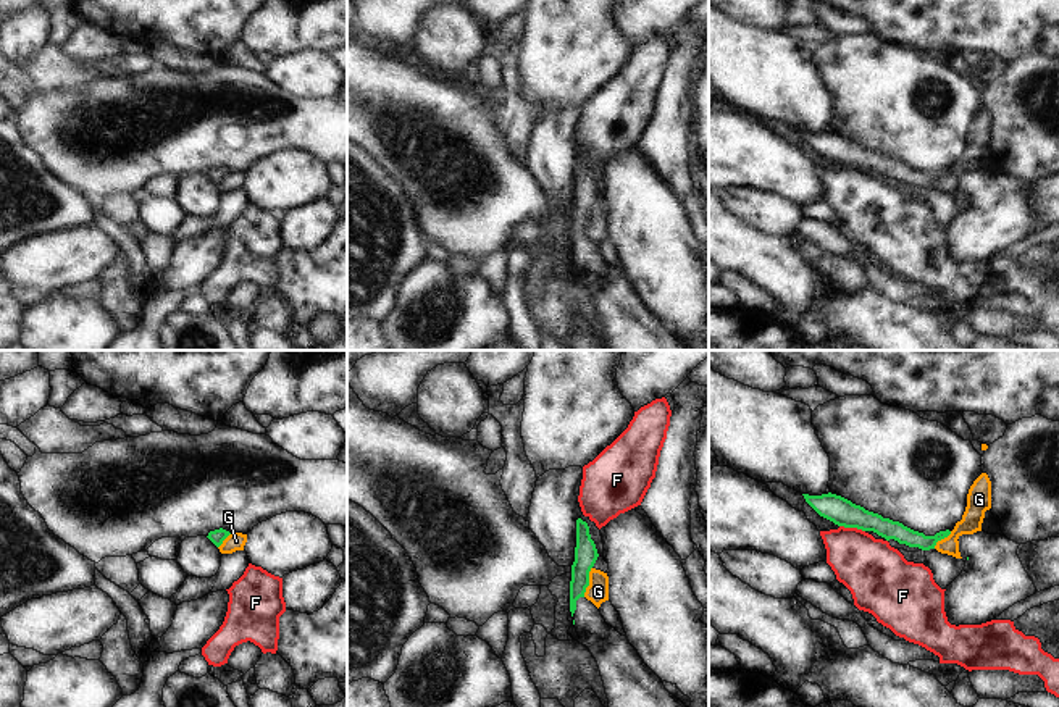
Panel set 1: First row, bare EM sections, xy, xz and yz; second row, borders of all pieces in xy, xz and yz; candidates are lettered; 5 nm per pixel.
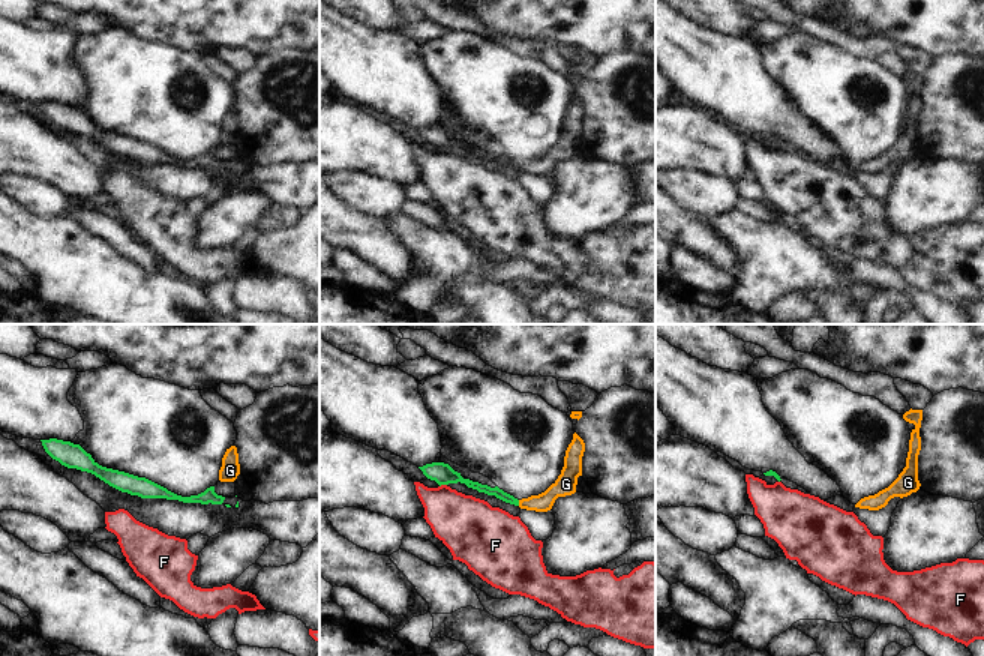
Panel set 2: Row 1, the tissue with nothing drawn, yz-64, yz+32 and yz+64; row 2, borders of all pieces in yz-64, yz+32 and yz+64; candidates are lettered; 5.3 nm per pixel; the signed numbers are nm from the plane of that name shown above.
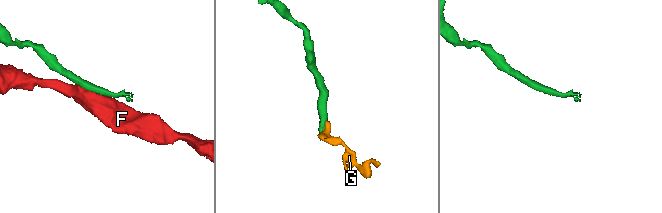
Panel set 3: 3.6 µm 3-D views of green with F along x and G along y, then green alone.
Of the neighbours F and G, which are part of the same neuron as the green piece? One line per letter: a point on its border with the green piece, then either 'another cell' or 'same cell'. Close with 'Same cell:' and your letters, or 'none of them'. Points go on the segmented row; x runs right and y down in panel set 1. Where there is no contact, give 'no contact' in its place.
F: yz (853, 527) | another cell
G: xz (588, 581) | another cell
Same cell: none of them

